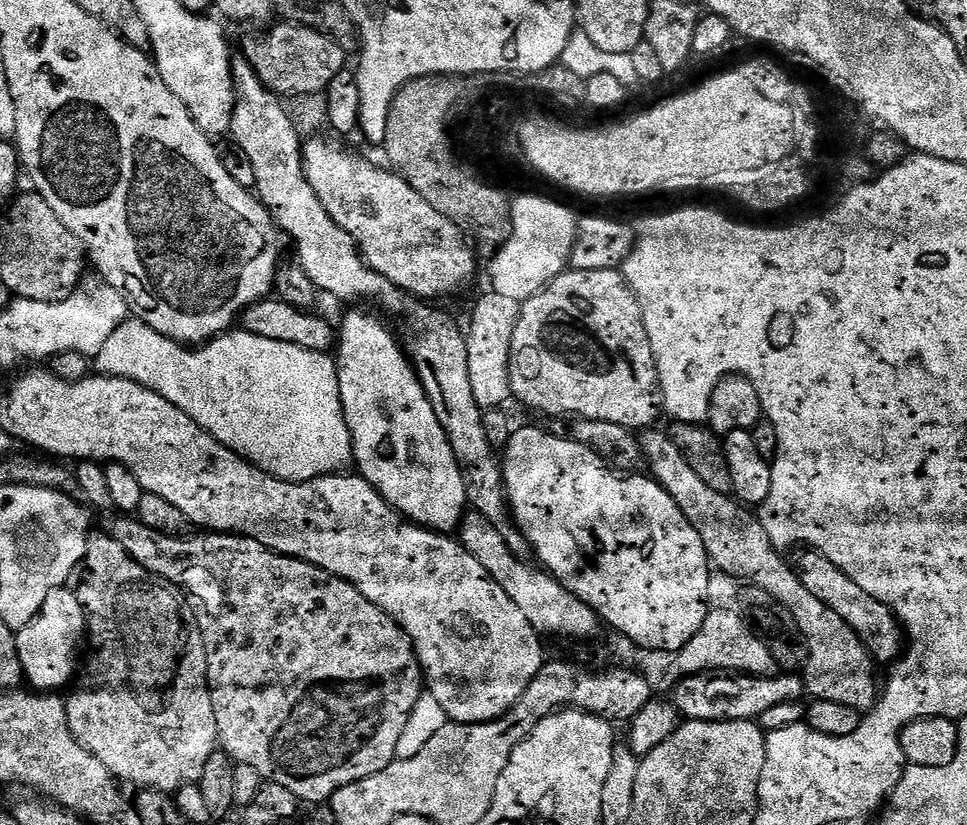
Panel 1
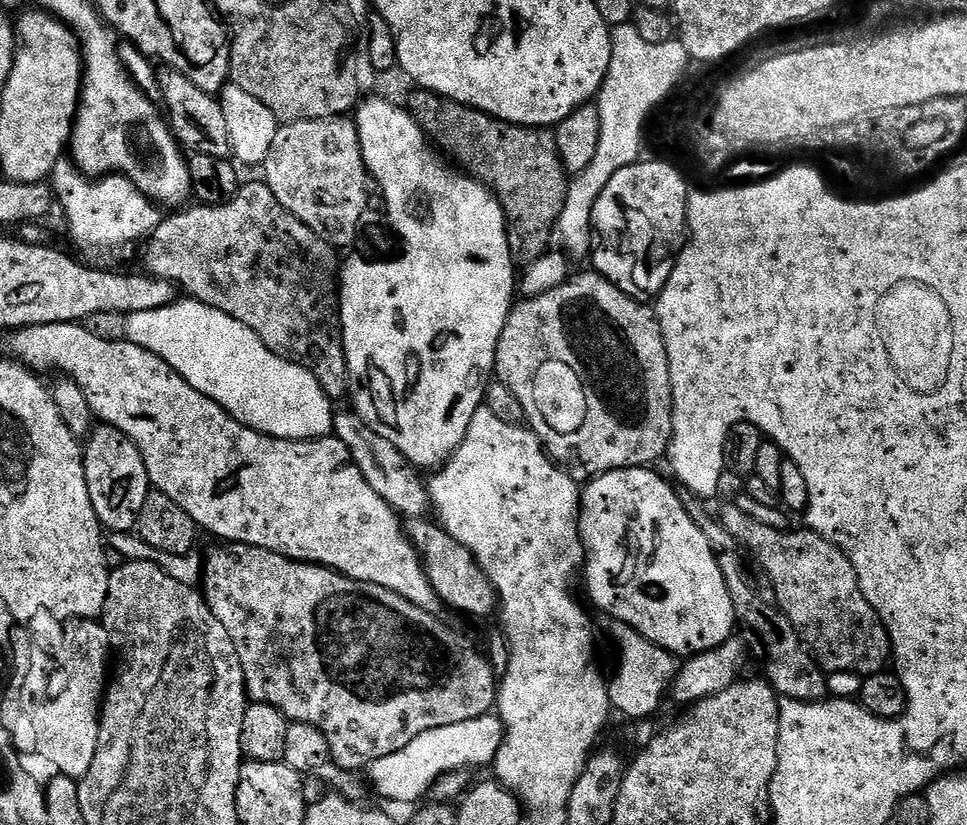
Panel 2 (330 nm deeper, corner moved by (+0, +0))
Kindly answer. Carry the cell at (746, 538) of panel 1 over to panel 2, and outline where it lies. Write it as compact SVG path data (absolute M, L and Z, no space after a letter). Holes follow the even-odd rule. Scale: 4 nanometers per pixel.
M728 502L728 505L718 513L718 519L720 525L735 538L741 549L748 551L749 548L756 555L757 562L764 567L764 572L772 583L772 592L776 595L775 607L779 615L783 617L786 624L788 619L787 627L811 652L813 660L825 673L856 672L863 678L885 667L886 652L876 645L878 624L874 619L872 607L866 602L858 586L852 563L846 558L846 554L838 550L838 546L834 546L829 540L811 530L792 532L793 530L762 526L762 522L754 522L750 514L742 514L742 510L735 502Z

